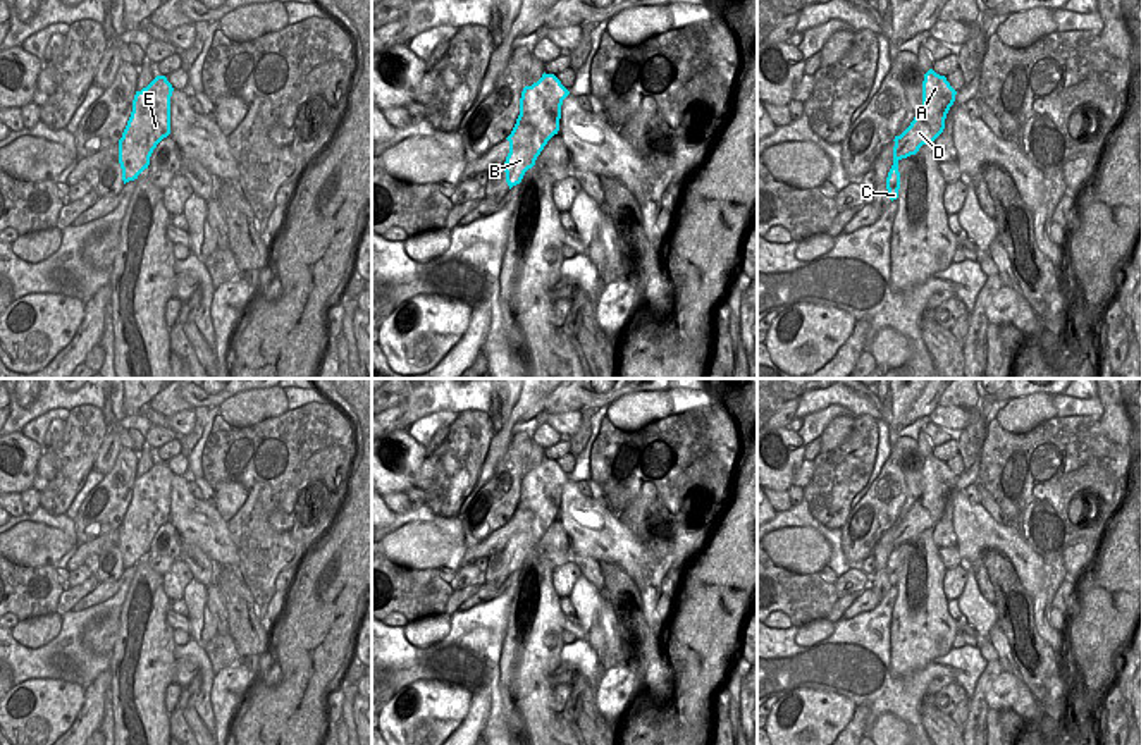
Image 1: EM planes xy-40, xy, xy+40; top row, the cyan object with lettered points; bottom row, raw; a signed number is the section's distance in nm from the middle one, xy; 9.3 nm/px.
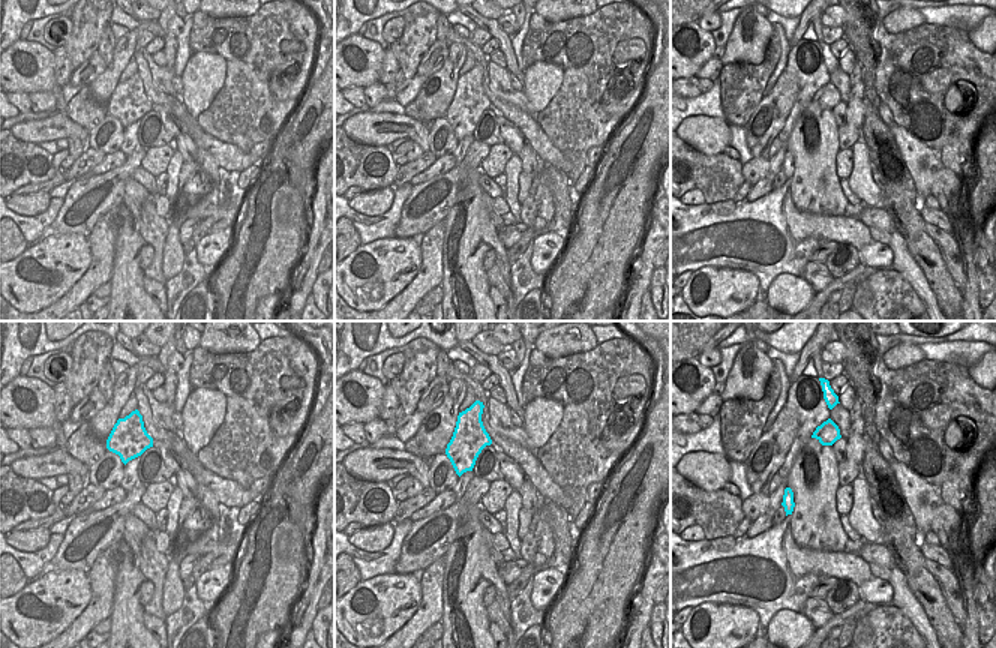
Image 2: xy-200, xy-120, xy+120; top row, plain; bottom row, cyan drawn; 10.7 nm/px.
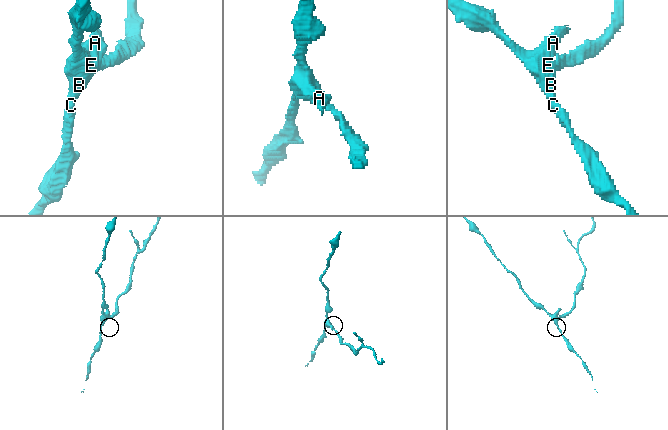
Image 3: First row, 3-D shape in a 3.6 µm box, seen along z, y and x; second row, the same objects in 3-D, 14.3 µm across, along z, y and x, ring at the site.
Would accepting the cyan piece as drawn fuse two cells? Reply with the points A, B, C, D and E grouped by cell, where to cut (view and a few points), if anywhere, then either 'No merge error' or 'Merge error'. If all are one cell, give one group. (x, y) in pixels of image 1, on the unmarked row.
Groups: A B C E / D. Split along xy (527, 511), (520, 530), (510, 539). Merge error

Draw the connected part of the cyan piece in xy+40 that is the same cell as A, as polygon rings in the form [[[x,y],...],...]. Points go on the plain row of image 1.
[[[929,454],[922,466],[922,494],[919,497],[924,506],[938,521],[945,514],[945,504],[955,487],[957,477],[950,471],[945,461]]]

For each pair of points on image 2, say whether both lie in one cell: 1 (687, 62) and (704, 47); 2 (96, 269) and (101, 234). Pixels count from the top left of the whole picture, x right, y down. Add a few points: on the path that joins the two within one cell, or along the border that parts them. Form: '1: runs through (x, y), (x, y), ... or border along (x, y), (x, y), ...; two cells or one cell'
1: runs through (692, 57), (699, 51); one cell
2: runs through (101, 260), (101, 243); one cell

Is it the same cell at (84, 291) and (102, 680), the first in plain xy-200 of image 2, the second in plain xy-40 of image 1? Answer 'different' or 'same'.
same

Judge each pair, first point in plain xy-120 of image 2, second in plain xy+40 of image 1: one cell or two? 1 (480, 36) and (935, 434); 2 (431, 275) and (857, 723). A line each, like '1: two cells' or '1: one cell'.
1: one cell
2: one cell

